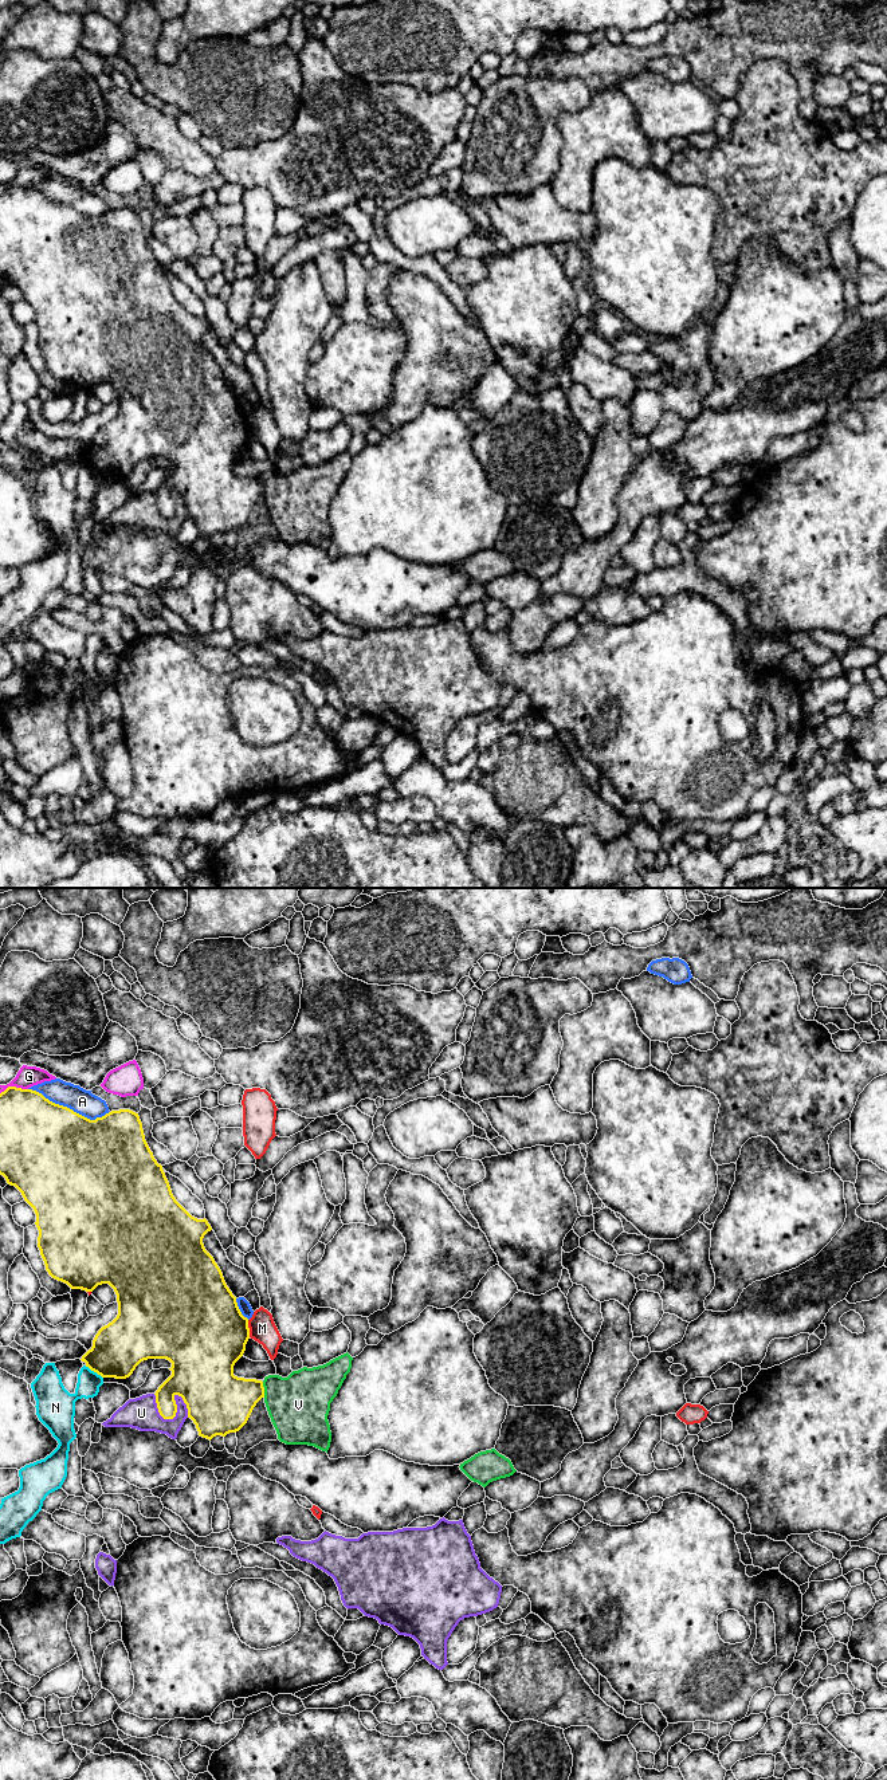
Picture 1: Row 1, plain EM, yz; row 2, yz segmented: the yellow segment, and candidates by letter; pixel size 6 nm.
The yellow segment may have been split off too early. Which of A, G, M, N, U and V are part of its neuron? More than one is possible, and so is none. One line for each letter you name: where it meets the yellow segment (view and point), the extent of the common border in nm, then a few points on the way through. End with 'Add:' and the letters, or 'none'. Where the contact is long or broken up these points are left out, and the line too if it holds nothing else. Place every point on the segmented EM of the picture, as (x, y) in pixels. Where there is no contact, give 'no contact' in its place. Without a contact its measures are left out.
Add: none

